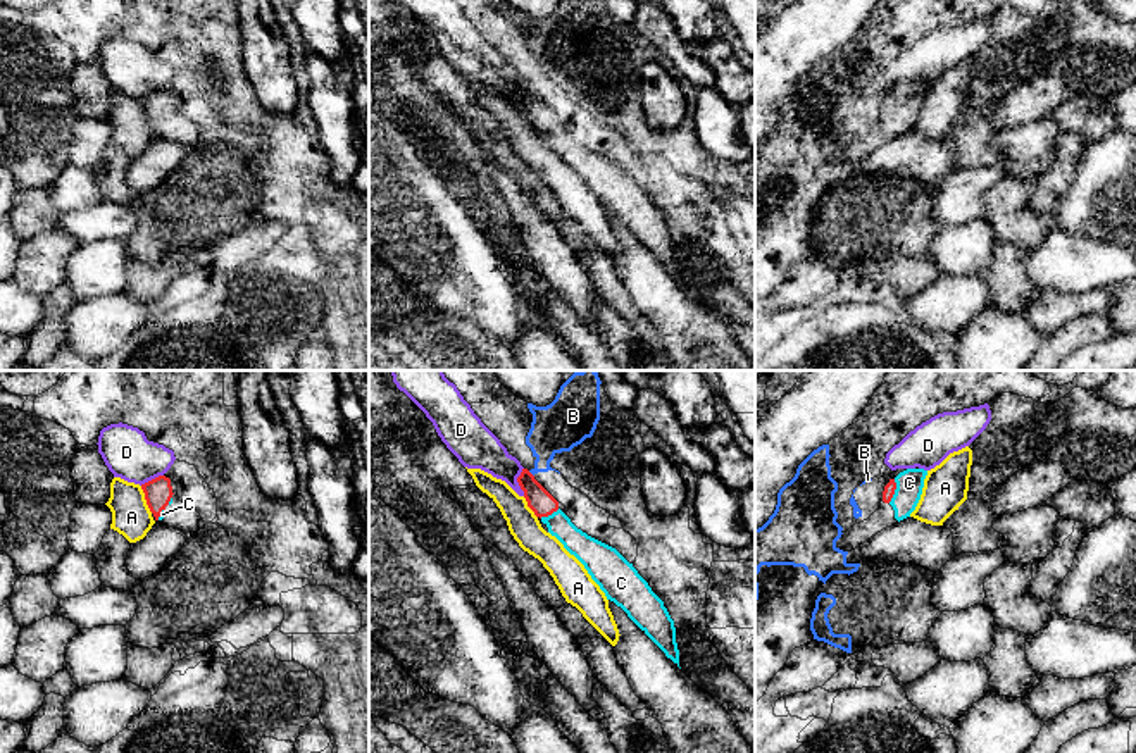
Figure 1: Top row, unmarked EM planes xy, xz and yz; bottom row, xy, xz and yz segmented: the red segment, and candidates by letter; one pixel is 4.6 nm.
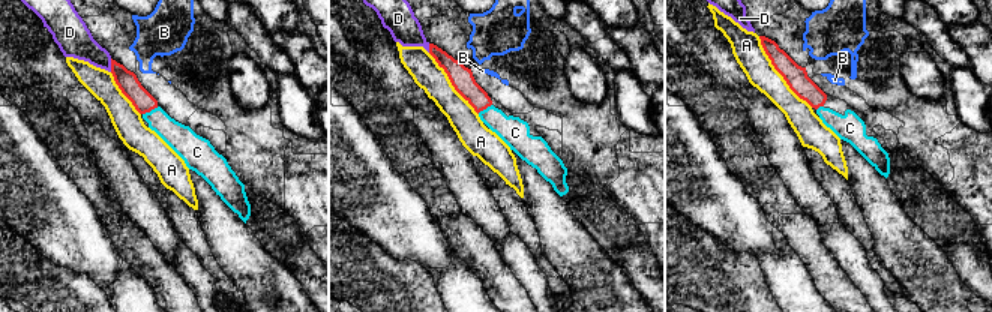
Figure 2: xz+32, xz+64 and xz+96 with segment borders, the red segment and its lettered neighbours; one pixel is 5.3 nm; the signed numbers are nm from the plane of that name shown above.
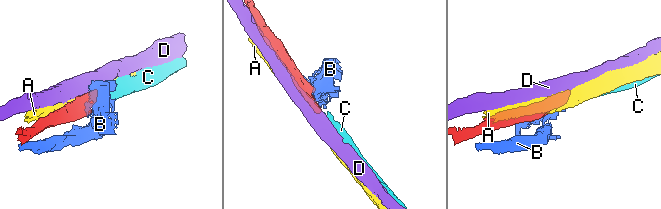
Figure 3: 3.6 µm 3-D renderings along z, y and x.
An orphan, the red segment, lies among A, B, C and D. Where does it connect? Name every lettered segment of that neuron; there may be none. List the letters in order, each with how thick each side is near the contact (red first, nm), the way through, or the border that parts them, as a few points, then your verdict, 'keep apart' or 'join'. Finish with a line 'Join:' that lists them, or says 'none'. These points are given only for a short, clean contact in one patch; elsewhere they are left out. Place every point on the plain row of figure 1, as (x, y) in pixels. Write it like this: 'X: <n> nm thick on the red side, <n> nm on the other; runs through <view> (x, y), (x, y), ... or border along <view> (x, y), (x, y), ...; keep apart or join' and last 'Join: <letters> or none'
A: 130 nm thick on the red side, 190 nm on the other; keep apart
B: 110 nm thick on the red side, 220 nm on the other; keep apart
C: 50 nm thick on the red side, 130 nm on the other; runs through yz (890, 102), (893, 105), (909, 97); join
D: 110 nm thick on the red side, 200 nm on the other; border along xz (523, 81), (518, 99), (524, 109); keep apart
Join: C

